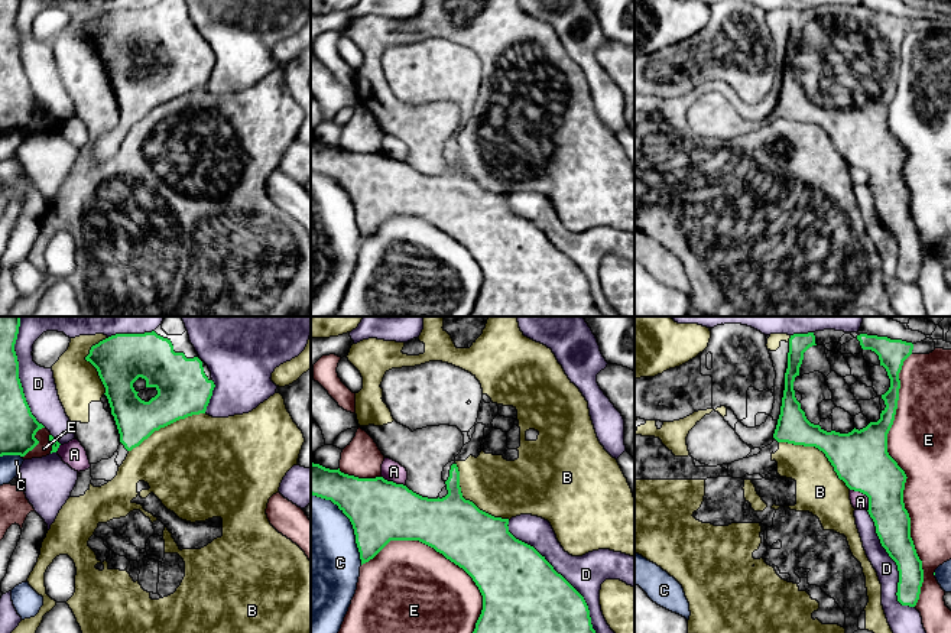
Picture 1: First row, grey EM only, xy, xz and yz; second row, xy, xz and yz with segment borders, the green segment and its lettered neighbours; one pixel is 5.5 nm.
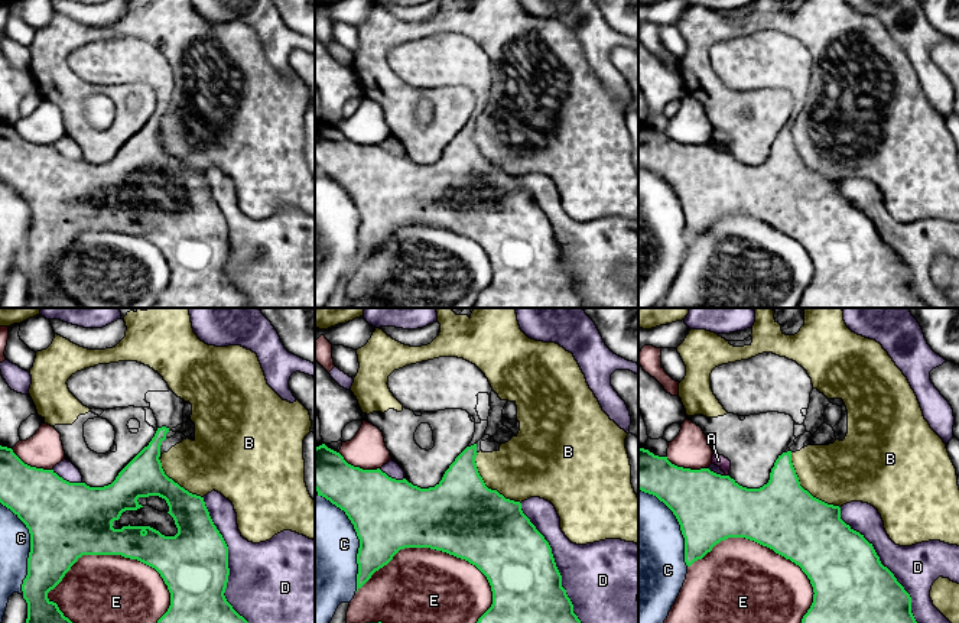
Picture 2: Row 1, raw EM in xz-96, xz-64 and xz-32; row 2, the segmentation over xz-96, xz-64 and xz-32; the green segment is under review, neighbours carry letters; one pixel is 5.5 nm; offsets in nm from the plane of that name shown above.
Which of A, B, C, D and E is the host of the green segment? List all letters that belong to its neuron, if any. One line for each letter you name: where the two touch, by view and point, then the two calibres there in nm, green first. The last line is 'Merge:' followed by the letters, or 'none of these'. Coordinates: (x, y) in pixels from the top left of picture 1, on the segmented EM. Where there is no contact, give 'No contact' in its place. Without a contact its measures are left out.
B: Touches green at yz (820, 450). Thickness 320 nm (green) against 260 nm
Merge: B

